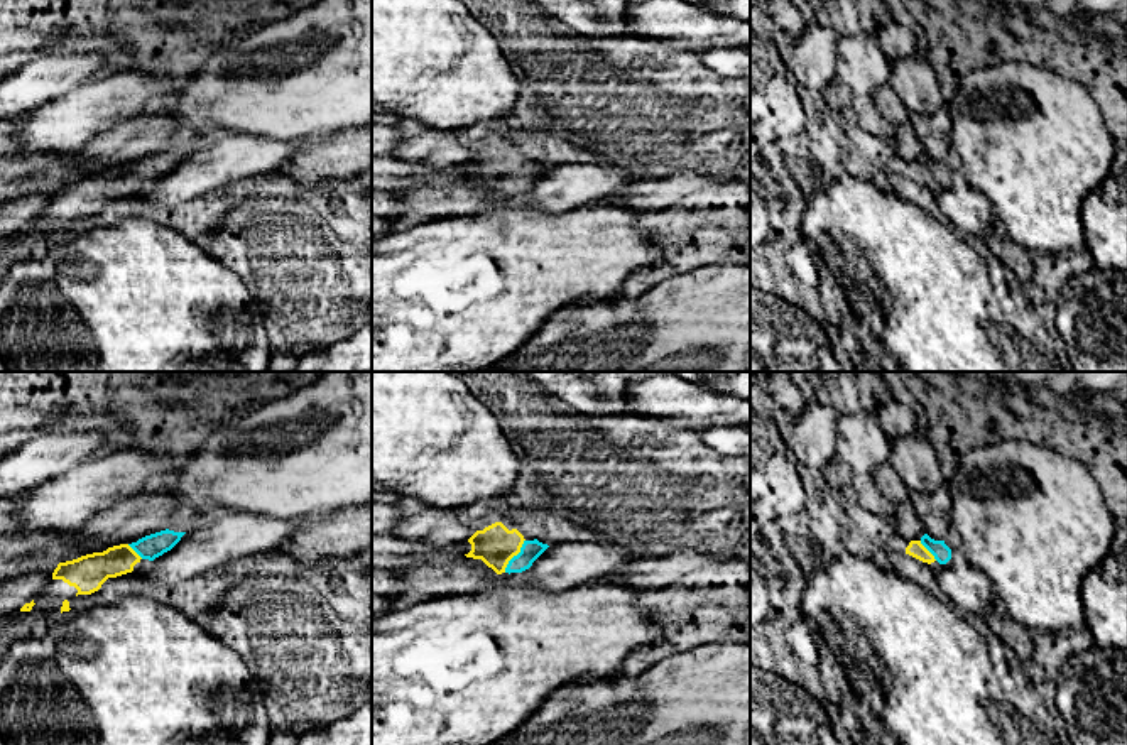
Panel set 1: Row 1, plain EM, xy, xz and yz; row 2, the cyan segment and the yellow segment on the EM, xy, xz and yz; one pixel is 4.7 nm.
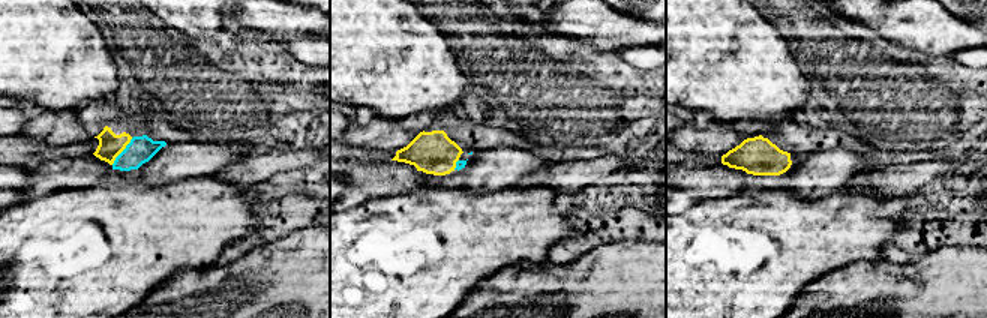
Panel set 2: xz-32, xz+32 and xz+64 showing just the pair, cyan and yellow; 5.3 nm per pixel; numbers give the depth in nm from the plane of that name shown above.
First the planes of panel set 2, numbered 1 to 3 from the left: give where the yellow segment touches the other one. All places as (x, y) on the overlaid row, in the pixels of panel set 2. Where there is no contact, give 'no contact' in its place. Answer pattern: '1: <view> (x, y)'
1: xz-32 (122, 152)
2: xz+32 (456, 164)
3: no contact

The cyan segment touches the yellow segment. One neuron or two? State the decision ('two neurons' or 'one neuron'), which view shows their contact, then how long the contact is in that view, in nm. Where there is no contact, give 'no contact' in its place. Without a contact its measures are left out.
one neuron; contact in xz; length 190 nm

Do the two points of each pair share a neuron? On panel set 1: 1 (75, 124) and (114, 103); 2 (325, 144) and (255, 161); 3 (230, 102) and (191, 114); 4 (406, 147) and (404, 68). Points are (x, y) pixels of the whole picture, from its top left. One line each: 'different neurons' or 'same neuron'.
1: same neuron
2: different neurons
3: same neuron
4: different neurons

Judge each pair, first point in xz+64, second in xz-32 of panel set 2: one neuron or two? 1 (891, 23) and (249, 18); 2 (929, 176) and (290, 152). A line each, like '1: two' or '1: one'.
1: one
2: one

